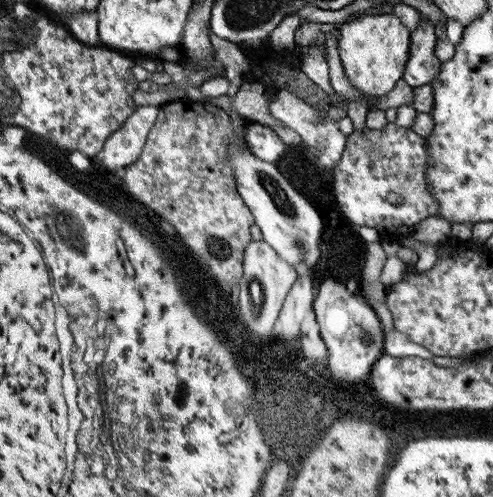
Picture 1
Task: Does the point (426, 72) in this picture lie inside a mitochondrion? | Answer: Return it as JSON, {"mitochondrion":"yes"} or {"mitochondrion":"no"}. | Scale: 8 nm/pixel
{"mitochondrion":"no"}

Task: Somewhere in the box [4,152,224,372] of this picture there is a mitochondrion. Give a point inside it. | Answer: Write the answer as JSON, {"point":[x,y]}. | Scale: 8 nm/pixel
{"point":[66,228]}

